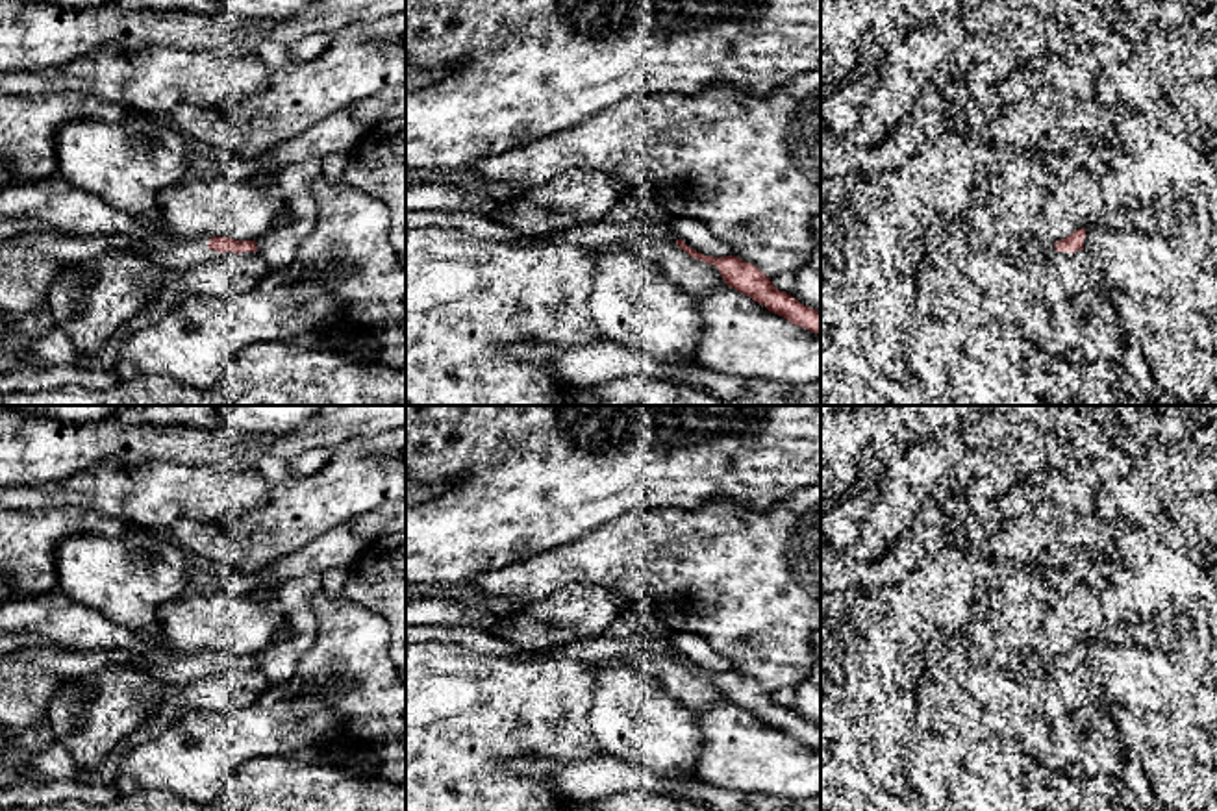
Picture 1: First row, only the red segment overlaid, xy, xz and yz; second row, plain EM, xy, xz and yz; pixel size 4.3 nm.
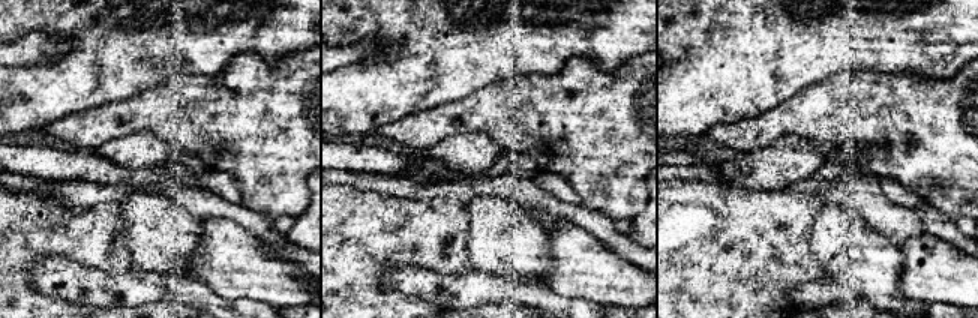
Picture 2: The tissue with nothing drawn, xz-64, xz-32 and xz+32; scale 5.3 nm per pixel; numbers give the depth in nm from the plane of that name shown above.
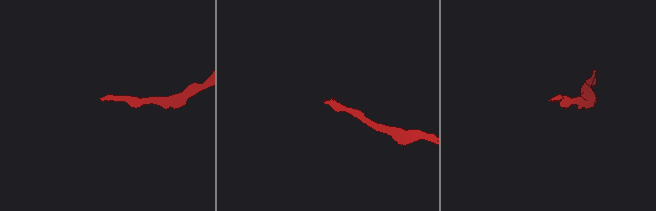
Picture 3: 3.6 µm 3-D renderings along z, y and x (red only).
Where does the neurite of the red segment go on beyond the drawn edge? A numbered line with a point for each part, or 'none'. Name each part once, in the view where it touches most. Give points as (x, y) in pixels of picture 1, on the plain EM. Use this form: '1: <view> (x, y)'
1: xy (173, 669)

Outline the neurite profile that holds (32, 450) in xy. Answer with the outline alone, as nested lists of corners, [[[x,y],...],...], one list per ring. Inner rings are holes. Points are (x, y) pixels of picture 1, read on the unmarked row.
[[[0,406],[0,487],[61,481],[115,461],[146,465],[222,465],[245,450],[248,435],[226,424],[215,430],[180,424],[122,424],[107,417],[63,424]]]

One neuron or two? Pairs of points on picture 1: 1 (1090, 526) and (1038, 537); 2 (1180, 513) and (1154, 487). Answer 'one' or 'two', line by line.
1: one
2: two

